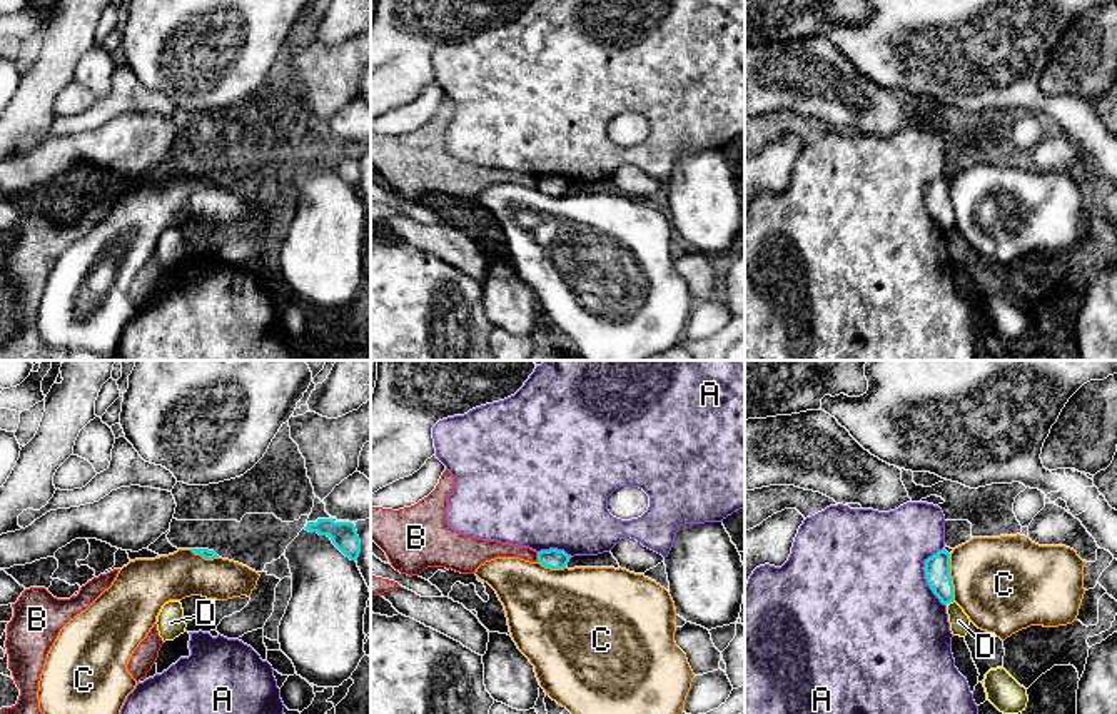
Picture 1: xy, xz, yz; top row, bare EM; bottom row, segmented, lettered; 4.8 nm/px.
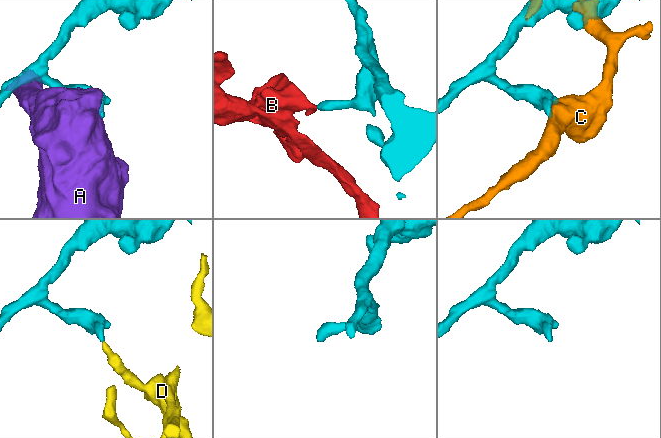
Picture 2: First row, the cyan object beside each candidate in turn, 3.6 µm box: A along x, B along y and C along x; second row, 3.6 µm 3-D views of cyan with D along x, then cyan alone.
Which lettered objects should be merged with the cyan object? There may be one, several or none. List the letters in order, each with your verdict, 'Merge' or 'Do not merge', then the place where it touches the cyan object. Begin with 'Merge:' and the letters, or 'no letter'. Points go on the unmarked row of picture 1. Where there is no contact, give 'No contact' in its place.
Merge: no letter
A: Do not merge. Touches cyan at yz (925, 202)
B: Do not merge. Touches cyan at xz (538, 184)
C: Do not merge. Touches cyan at yz (950, 204)
D: Do not merge. Touches cyan at yz (949, 229)

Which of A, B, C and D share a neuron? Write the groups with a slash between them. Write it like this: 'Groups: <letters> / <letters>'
Groups: A / B / C / D

